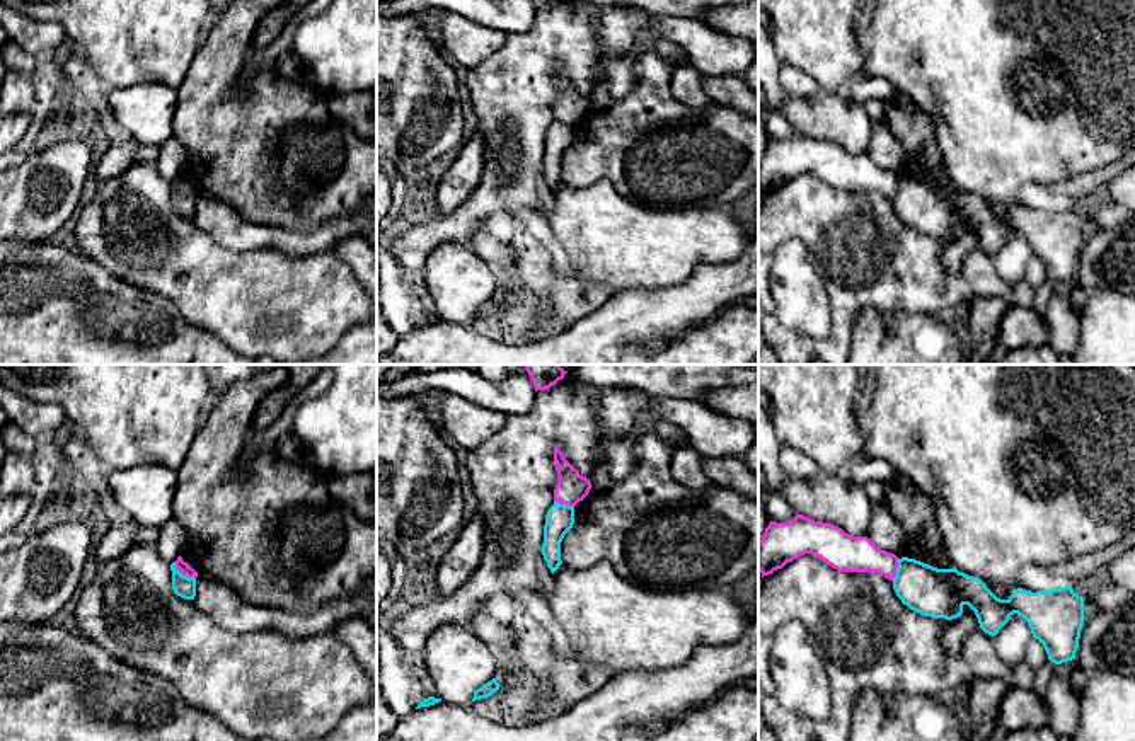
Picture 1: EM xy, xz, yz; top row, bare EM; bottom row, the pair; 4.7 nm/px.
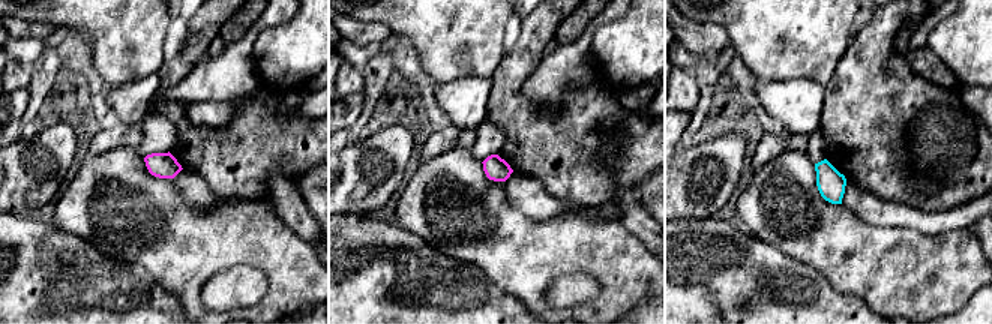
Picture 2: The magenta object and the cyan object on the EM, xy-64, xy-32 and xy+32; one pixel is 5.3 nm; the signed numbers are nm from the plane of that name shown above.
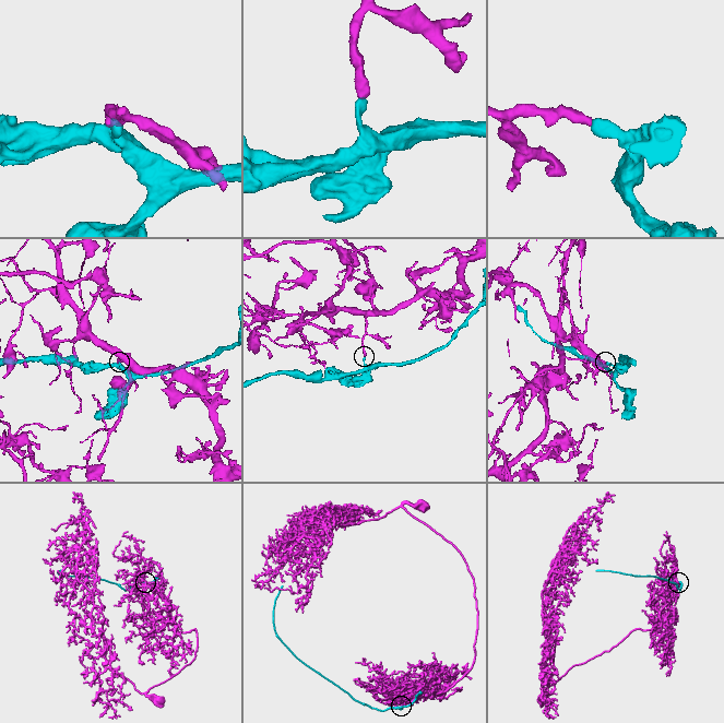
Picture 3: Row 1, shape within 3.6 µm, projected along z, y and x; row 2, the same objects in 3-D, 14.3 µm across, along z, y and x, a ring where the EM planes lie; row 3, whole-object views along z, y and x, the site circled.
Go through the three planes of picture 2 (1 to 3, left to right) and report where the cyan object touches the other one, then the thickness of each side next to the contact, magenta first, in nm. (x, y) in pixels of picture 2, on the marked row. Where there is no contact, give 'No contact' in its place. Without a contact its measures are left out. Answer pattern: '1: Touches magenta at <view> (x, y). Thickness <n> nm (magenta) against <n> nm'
1: No contact
2: No contact
3: No contact

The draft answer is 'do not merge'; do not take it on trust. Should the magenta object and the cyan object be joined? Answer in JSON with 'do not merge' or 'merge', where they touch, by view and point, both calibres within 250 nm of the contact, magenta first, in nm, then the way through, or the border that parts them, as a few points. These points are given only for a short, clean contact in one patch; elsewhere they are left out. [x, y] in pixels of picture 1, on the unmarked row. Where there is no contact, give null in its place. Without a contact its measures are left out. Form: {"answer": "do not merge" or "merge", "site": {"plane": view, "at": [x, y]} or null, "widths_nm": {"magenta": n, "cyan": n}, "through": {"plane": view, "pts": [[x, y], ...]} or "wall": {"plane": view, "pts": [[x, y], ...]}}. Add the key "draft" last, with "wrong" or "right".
{"answer": "do not merge", "site": {"plane": "xy", "at": [183, 193]}, "widths_nm": {"magenta": 60, "cyan": 100}, "wall": {"plane": "xy", "pts": [[174, 181], [183, 193], [195, 196]]}, "draft": "right"}

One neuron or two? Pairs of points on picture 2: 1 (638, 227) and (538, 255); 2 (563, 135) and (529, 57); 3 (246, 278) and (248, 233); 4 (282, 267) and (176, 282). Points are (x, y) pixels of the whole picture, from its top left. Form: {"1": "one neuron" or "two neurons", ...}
{"1": "two neurons", "2": "one neuron", "3": "two neurons", "4": "one neuron"}

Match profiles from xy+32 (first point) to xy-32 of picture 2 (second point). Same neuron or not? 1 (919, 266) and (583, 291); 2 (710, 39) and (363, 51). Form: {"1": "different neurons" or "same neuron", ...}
{"1": "different neurons", "2": "different neurons"}

